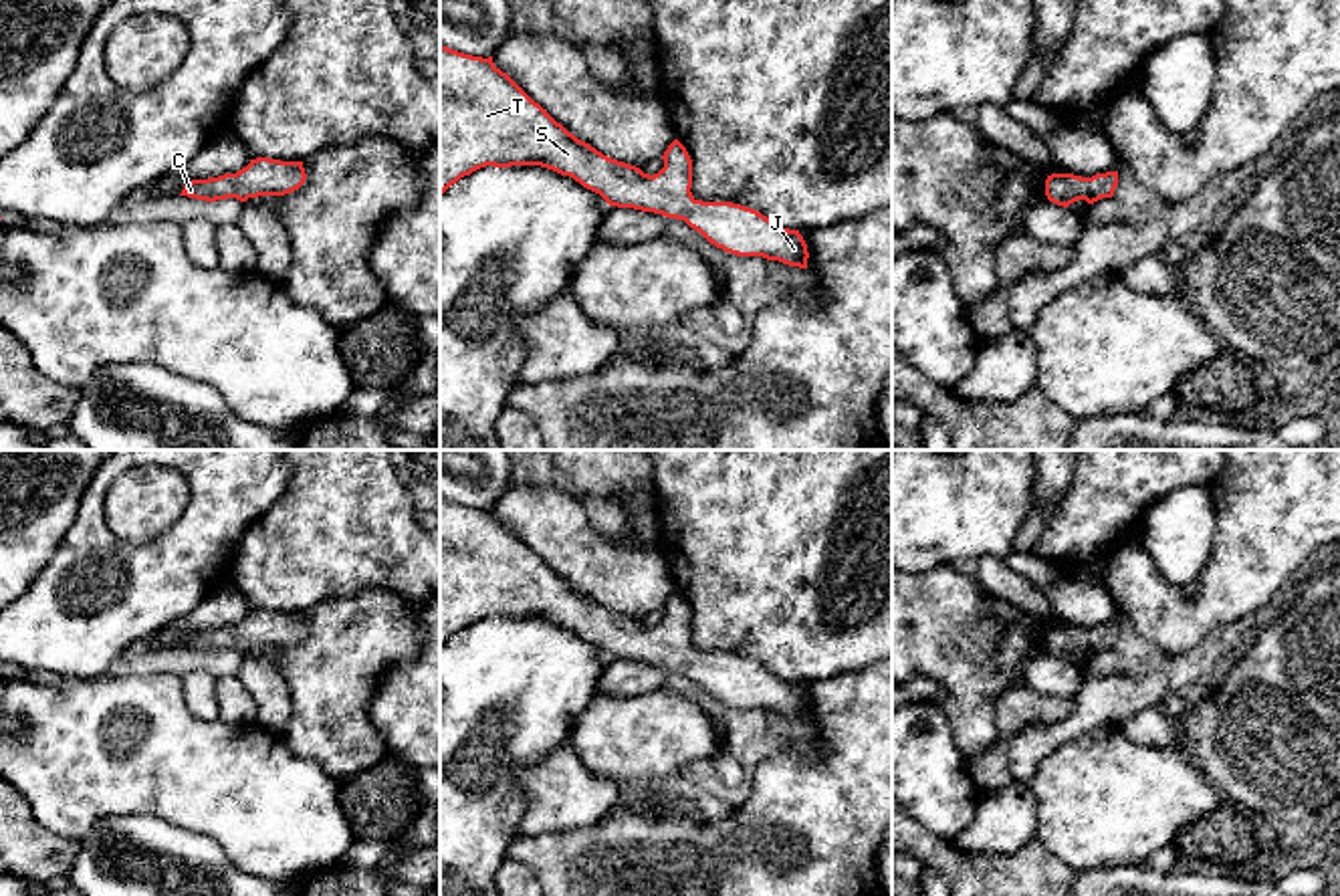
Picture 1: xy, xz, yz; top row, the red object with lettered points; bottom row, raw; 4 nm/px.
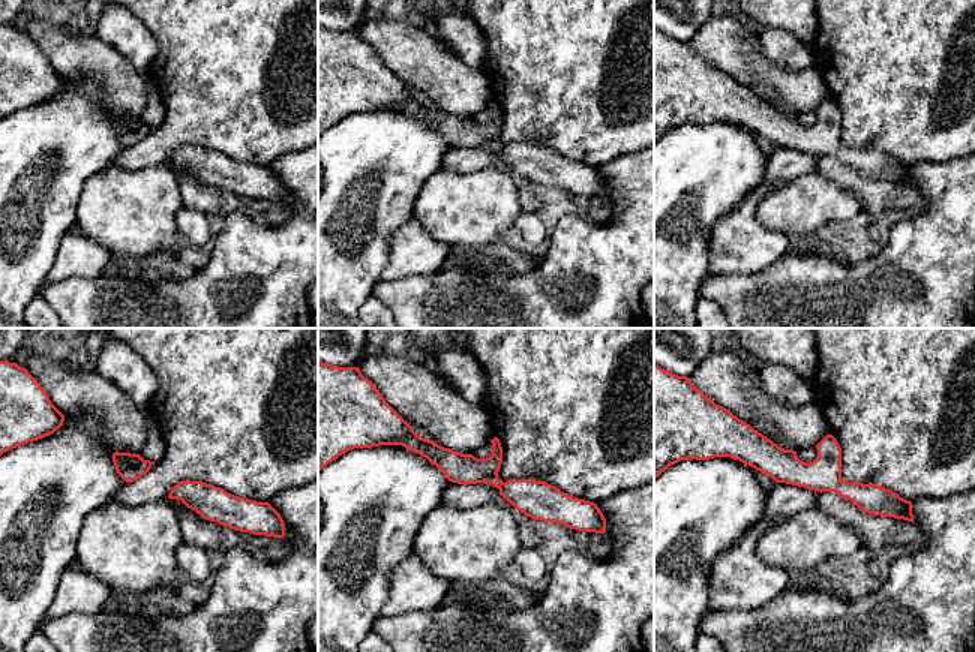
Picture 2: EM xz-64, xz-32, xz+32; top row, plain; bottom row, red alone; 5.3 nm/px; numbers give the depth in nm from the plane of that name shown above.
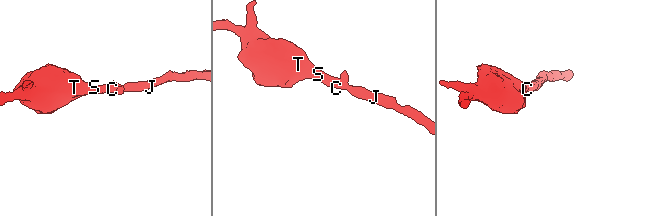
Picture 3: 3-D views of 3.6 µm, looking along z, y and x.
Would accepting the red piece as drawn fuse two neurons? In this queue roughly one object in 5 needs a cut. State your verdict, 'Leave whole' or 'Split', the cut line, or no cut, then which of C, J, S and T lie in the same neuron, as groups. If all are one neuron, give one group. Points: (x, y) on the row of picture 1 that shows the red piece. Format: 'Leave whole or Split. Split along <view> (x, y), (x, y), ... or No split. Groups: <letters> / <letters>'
Leave whole. No split. Groups: C J S T

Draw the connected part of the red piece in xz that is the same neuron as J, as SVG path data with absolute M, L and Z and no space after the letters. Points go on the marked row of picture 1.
M440 44L440 196L460 178L486 165L541 165L573 178L609 206L684 220L724 252L807 268L809 252L799 230L781 228L741 204L696 200L690 192L692 159L678 139L668 145L662 159L664 167L650 176L636 165L603 155L557 123L507 73L494 67L492 57L472 57Z

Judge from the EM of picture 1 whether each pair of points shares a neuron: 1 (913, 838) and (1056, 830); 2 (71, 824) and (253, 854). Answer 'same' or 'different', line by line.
1: different
2: same

